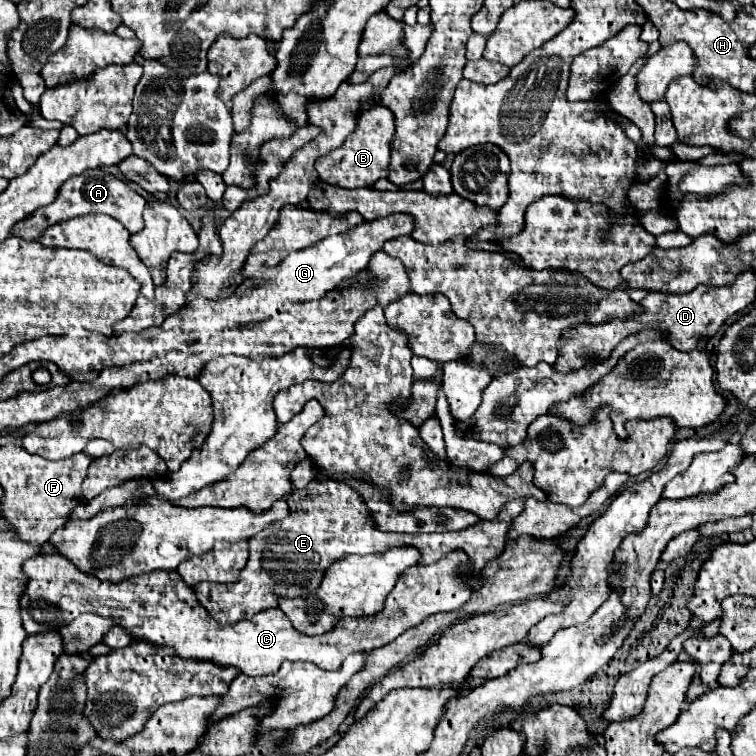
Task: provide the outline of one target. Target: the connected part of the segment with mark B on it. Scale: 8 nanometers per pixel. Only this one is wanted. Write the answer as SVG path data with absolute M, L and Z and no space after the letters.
M375 104L373 108L361 112L357 130L339 146L337 150L331 150L331 154L325 154L315 164L319 176L323 182L341 186L341 188L369 188L375 180L387 178L389 168L389 144L395 134L395 116L391 110L387 110L383 104Z

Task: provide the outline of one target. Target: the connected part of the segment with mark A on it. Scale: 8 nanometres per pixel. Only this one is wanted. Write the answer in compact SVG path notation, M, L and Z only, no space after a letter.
M101 168L85 170L83 174L79 174L75 178L69 178L67 182L63 182L63 186L59 188L59 194L57 194L57 198L55 198L53 204L35 210L29 218L25 218L23 222L15 224L13 234L21 236L25 240L35 240L41 234L41 230L45 230L47 226L63 222L67 218L81 216L81 214L107 214L107 216L119 220L131 234L135 234L135 232L139 232L143 228L141 212L143 212L145 204L147 202L145 202L145 198L141 194L137 194L135 190L131 190L123 180L115 178L113 174L103 172Z

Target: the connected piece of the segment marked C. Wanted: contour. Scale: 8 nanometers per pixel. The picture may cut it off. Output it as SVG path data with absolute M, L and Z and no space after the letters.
M453 550L431 566L415 564L407 568L385 598L385 608L379 614L373 614L371 618L341 618L335 624L335 630L329 630L323 636L305 636L291 626L291 620L279 608L263 610L251 620L219 626L219 622L215 622L197 602L193 588L187 586L175 570L125 578L115 584L83 574L61 554L37 554L23 562L23 574L27 576L27 582L19 606L27 634L61 628L71 624L83 612L95 612L117 618L117 624L127 628L135 638L155 646L175 648L181 658L235 666L247 676L275 674L285 660L303 660L313 662L323 670L339 670L347 654L371 652L393 642L399 634L421 624L431 614L459 610L471 596L471 582L479 582L479 574L473 574L467 554L463 550Z

